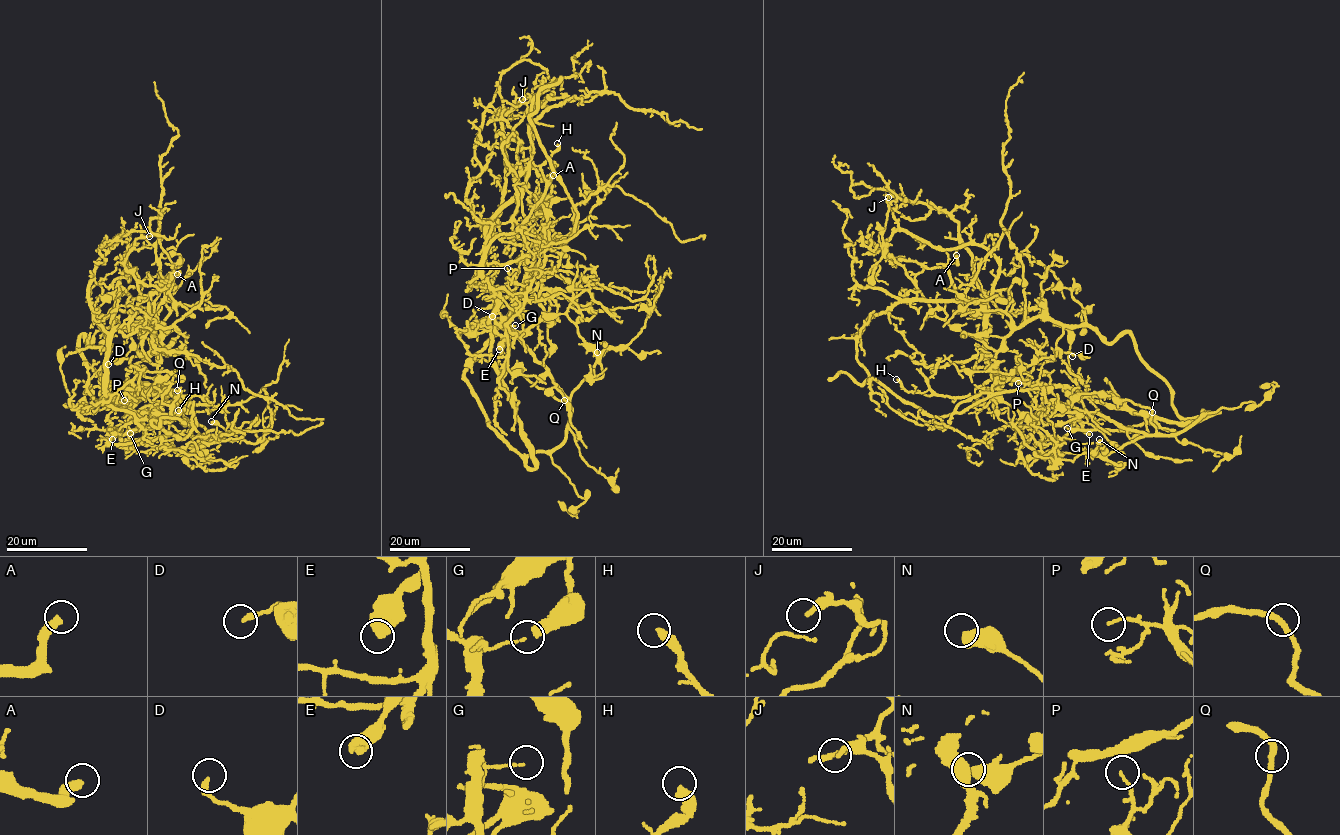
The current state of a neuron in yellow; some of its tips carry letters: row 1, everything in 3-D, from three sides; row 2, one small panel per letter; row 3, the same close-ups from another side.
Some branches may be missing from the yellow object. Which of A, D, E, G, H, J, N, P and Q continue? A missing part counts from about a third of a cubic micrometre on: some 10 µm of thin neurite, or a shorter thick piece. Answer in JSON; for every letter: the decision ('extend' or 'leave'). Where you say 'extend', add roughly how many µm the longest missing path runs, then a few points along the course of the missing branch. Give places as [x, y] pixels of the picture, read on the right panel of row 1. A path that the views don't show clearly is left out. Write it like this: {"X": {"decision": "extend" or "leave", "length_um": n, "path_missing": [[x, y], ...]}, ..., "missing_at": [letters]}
{"A": {"decision": "extend", "length_um": 50}, "D": {"decision": "leave"}, "E": {"decision": "extend", "length_um": 8}, "G": {"decision": "leave"}, "H": {"decision": "leave"}, "J": {"decision": "leave"}, "N": {"decision": "leave"}, "P": {"decision": "leave"}, "Q": {"decision": "leave"}, "missing_at": ["A", "E"]}

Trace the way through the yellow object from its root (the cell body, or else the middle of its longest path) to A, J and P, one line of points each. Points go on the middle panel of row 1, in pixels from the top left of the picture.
A: (485, 239), (489, 219), (524, 189), (527, 185), (526, 173), (529, 169), (544, 178), (553, 175)
J: (485, 239), (489, 219), (513, 201), (527, 185), (523, 154), (507, 143), (524, 116), (546, 99), (522, 99)
P: (485, 239), (483, 275), (503, 296), (510, 293), (507, 268)

